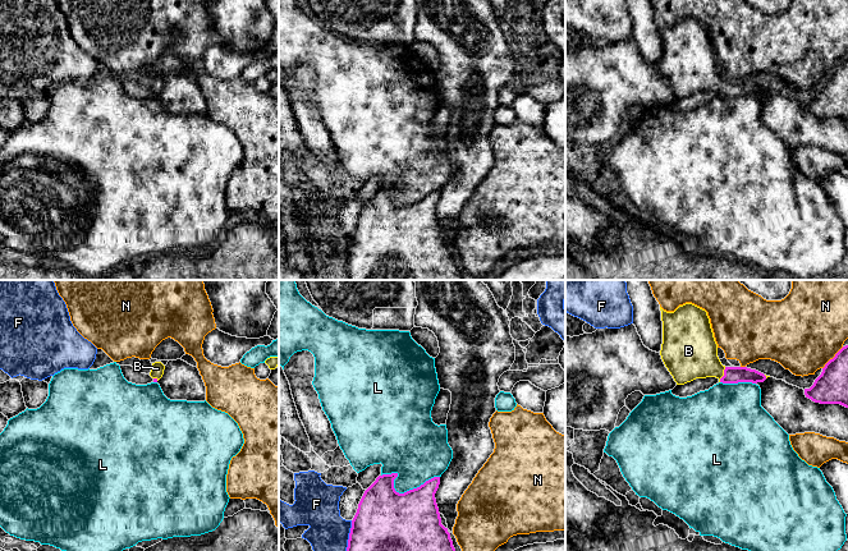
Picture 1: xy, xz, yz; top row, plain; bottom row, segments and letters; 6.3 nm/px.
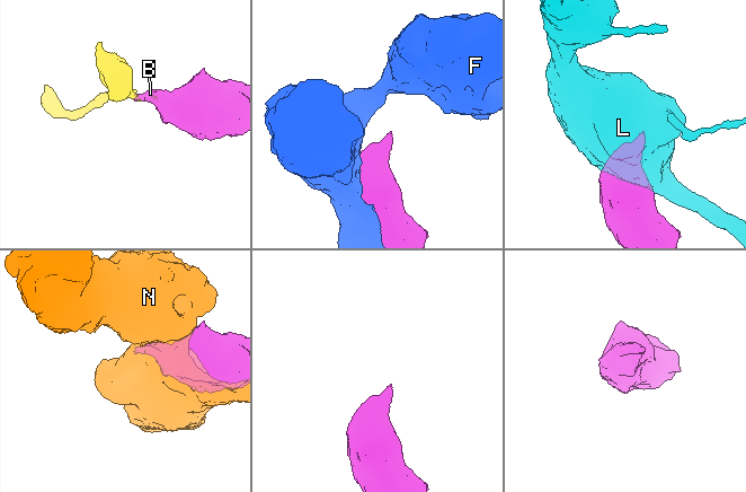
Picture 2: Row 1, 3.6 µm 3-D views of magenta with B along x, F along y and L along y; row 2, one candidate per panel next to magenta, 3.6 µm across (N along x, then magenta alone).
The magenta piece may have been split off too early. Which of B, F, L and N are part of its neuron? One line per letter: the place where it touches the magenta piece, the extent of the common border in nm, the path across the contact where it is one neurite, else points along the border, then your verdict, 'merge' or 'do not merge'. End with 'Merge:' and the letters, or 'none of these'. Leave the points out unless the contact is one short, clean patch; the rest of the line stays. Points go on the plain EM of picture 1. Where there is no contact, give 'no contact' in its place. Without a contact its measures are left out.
B: contact yz (724, 88); length 100 nm; way yz (732, 88), (724, 88), (691, 67); merge
F: contact xz (348, 257); length 280 nm; do not merge
L: contact xz (402, 207); length 360 nm; do not merge
N: contact yz (833, 72); length 190 nm; do not merge
Merge: B

